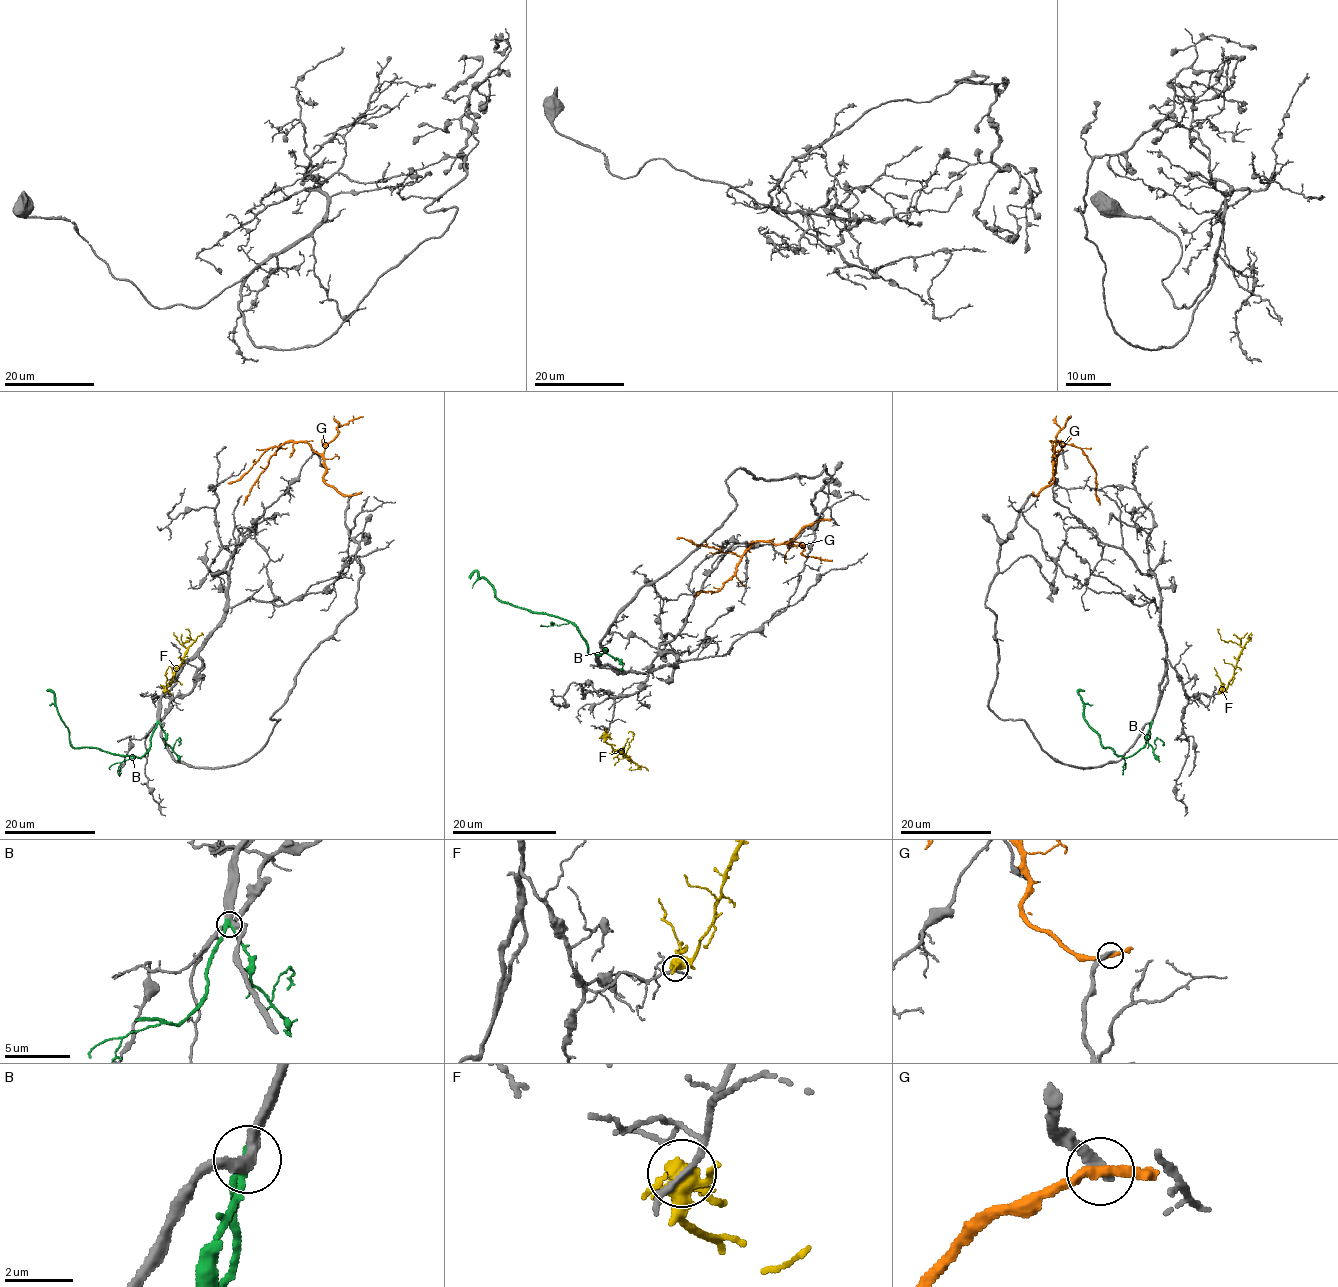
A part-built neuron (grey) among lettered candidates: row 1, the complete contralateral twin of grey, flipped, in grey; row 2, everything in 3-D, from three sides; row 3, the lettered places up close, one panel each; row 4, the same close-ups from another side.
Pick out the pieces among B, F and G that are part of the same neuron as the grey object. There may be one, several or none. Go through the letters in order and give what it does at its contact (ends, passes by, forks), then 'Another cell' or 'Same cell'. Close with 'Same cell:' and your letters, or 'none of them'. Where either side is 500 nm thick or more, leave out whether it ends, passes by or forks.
B: It passes by. Same cell
F: It forks there. Another cell
G: It passes by. Another cell
Same cell: B

